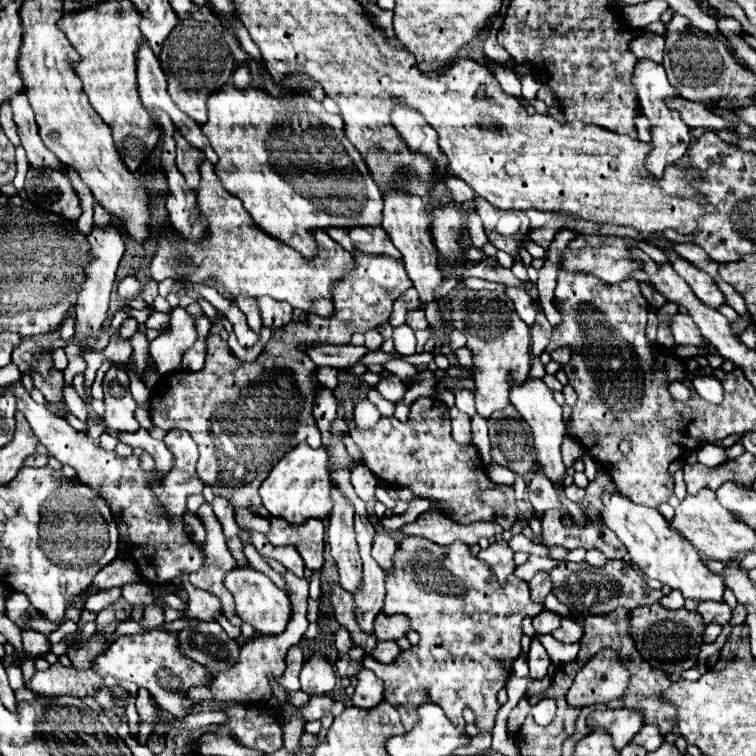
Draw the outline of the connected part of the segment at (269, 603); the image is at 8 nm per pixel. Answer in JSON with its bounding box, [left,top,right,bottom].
[225,568,291,634]

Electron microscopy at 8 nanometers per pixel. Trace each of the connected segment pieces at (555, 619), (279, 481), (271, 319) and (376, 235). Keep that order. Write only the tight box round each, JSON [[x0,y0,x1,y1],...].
[[533,610,561,634],[259,442,333,524],[257,298,293,328],[327,226,401,258]]

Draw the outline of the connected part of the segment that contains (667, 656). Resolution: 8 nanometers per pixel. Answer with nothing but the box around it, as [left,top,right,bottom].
[629,604,705,674]

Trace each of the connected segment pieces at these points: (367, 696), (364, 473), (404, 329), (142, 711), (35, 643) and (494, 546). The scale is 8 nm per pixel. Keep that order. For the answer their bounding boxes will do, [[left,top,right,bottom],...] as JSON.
[[351,668,383,708],[351,464,379,502],[393,324,415,356],[135,688,160,736],[21,628,51,658],[479,540,517,584]]

